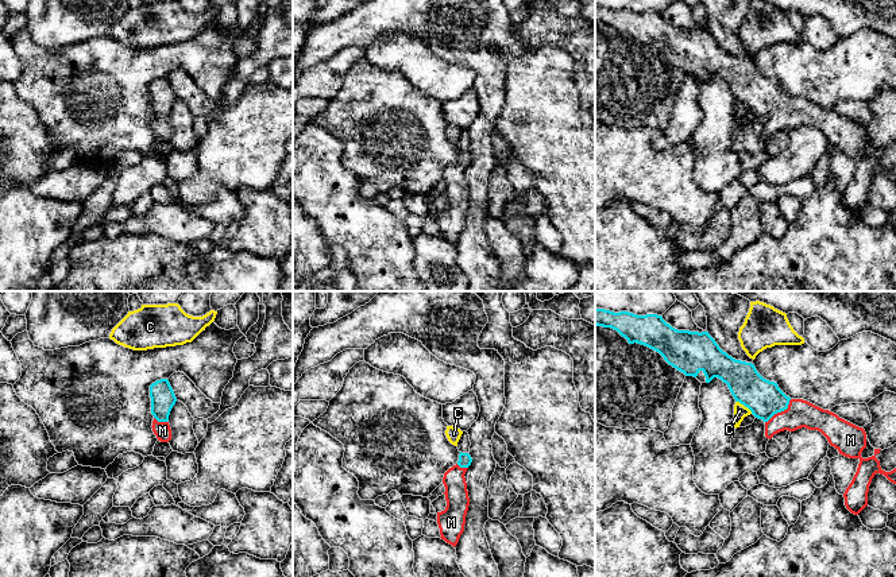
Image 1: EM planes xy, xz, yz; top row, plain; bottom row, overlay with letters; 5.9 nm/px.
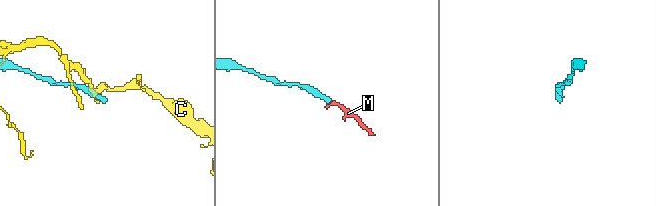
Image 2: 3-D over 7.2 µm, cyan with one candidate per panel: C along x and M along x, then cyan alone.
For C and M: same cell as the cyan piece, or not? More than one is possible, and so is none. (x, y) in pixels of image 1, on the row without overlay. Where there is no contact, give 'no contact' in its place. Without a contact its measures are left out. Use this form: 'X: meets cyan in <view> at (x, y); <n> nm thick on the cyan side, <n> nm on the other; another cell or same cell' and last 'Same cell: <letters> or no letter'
C: meets cyan in yz at (744, 103); 220 nm thick on the cyan side, 80 nm on the other; another cell
M: meets cyan in yz at (780, 109); 220 nm thick on the cyan side, 160 nm on the other; same cell
Same cell: M

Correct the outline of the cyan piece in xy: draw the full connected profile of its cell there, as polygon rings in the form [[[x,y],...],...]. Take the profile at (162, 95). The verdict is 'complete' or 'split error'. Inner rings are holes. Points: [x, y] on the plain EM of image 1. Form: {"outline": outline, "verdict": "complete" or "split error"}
{"outline": [[[167,77],[157,78],[150,84],[151,112],[154,113],[152,129],[158,139],[169,140],[171,138],[171,127],[169,113],[177,100],[174,89]]], "verdict": "split error"}

